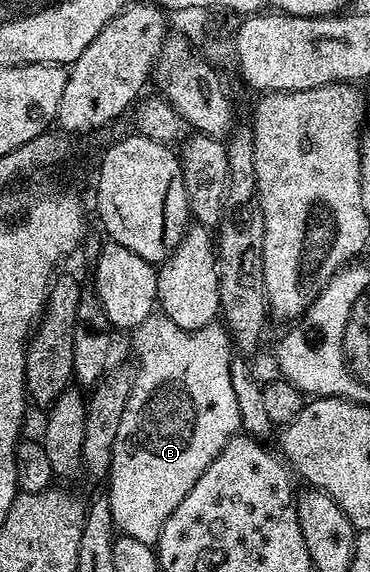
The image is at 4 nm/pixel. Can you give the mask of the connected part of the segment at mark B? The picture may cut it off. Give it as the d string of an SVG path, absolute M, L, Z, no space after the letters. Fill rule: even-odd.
M154 314L146 318L141 325L132 329L131 336L133 336L133 352L137 355L137 368L135 364L133 389L127 398L127 410L123 410L123 422L119 422L119 434L115 434L113 461L107 477L107 483L109 483L107 499L111 506L113 523L124 535L135 538L144 544L156 545L161 527L165 525L167 518L171 518L171 514L175 514L175 506L179 506L179 502L183 502L183 498L187 498L187 494L191 494L191 486L195 486L195 482L199 482L203 470L207 470L207 466L211 466L211 462L215 460L219 450L223 450L223 446L227 446L229 439L238 435L241 428L239 402L235 400L235 389L231 386L231 362L235 359L235 350L231 345L228 331L220 323L214 322L208 324L206 328L188 332L175 326L175 322L171 322L171 318L167 318L163 314Z

